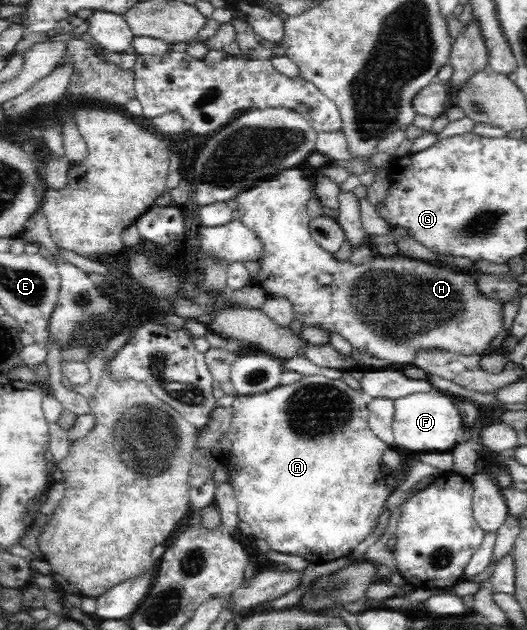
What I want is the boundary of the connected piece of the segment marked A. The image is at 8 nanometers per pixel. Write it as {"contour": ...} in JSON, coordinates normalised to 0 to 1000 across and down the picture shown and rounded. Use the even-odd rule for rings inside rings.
{"contour":[[[613,595],[573,597],[573,600],[548,610],[548,613],[528,611],[514,619],[474,625],[446,627],[440,640],[440,662],[431,692],[438,700],[438,714],[429,724],[427,738],[435,748],[433,762],[442,770],[452,797],[454,825],[469,829],[478,838],[478,848],[491,857],[503,857],[512,873],[537,879],[564,881],[586,894],[613,895],[639,889],[647,883],[670,879],[670,873],[704,851],[704,844],[715,835],[715,825],[732,806],[734,790],[742,784],[732,767],[732,756],[725,751],[725,721],[734,708],[698,675],[698,652],[694,638],[685,630],[685,621],[662,616],[651,603],[624,602]]]}

